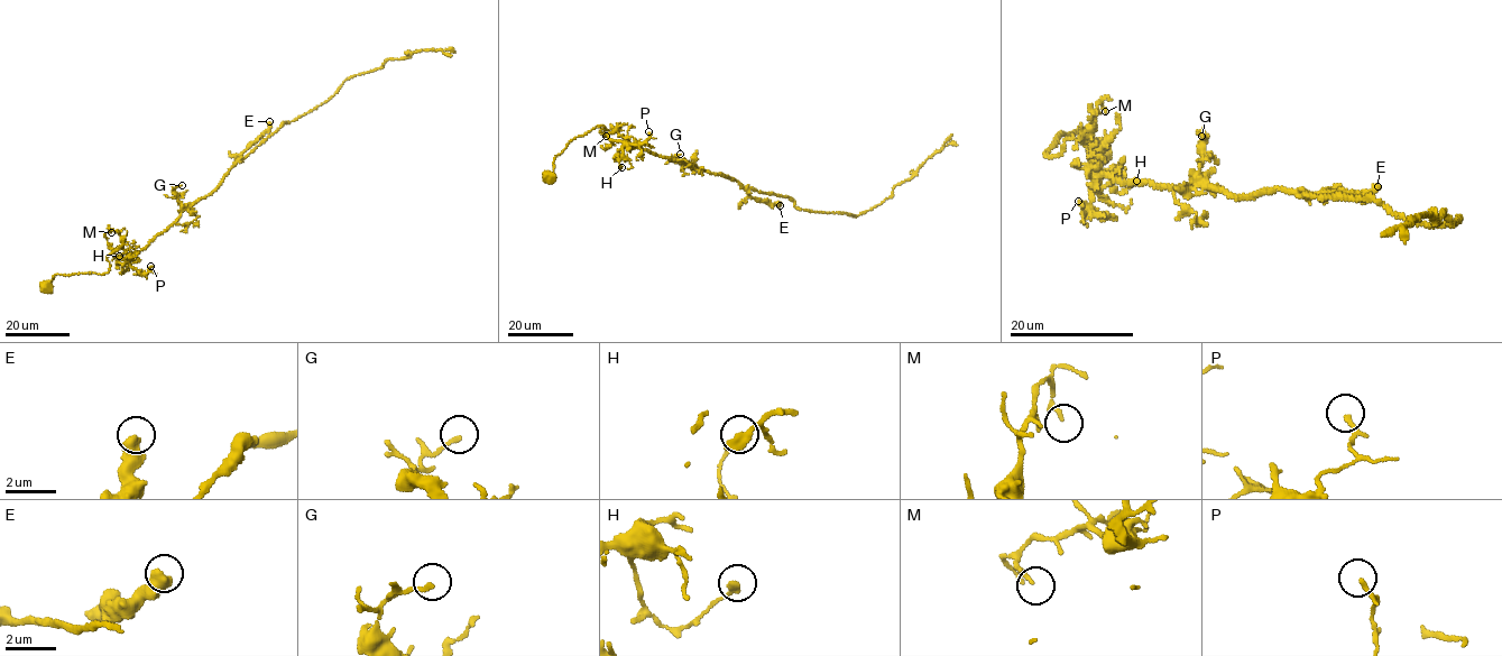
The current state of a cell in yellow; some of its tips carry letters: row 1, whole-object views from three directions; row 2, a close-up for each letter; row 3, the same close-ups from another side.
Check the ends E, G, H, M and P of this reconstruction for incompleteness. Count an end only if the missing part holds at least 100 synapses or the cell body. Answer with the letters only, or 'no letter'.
no letter

